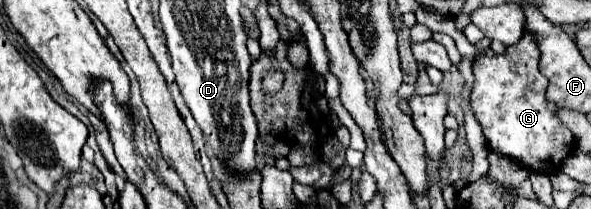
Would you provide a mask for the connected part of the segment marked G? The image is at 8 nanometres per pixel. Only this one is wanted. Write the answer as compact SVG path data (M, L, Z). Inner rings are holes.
M524 33L522 41L508 47L504 55L498 57L480 57L474 61L474 89L472 89L472 107L476 113L476 119L480 121L484 129L484 137L488 143L492 143L492 151L498 155L506 155L518 163L522 163L530 171L544 171L548 175L558 173L562 167L562 159L574 151L574 137L572 131L566 129L560 119L556 117L556 105L550 103L544 93L548 87L548 79L538 71L540 51L534 35Z

